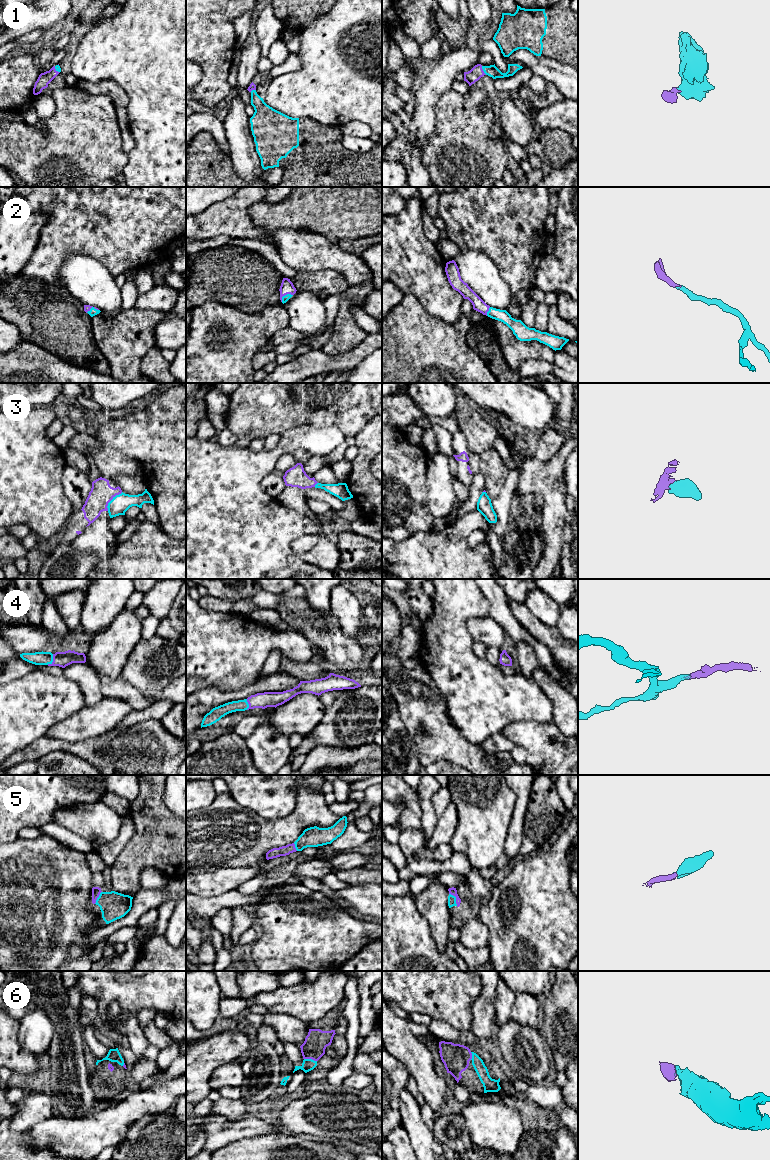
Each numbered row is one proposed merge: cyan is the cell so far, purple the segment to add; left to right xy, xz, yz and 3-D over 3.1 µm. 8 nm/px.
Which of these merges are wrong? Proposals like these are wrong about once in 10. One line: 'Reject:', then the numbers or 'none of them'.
Reject: none of them

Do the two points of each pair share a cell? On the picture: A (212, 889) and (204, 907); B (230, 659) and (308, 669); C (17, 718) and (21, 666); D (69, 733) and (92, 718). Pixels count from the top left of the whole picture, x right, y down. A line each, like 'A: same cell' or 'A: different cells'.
A: different cells
B: different cells
C: different cells
D: same cell

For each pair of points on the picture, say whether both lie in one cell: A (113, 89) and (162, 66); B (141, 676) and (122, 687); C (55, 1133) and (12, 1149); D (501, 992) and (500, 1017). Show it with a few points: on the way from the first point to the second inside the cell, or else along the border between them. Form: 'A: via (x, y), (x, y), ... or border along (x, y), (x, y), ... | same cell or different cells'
A: border along (96, 81), (113, 80), (127, 96), (127, 108) | different cells
B: border along (120, 675), (148, 698) | different cells
C: border along (24, 1133), (25, 1144), (32, 1148), (48, 1149) | different cells
D: via (501, 998), (501, 1011) | same cell

